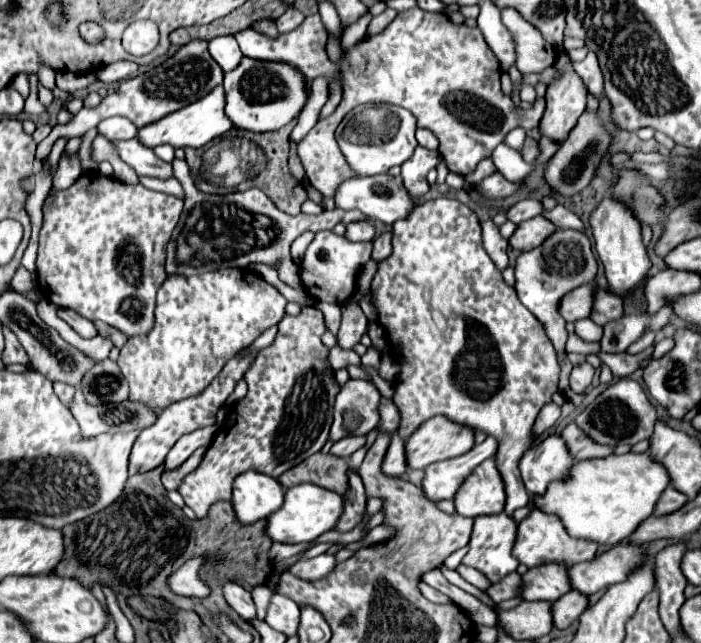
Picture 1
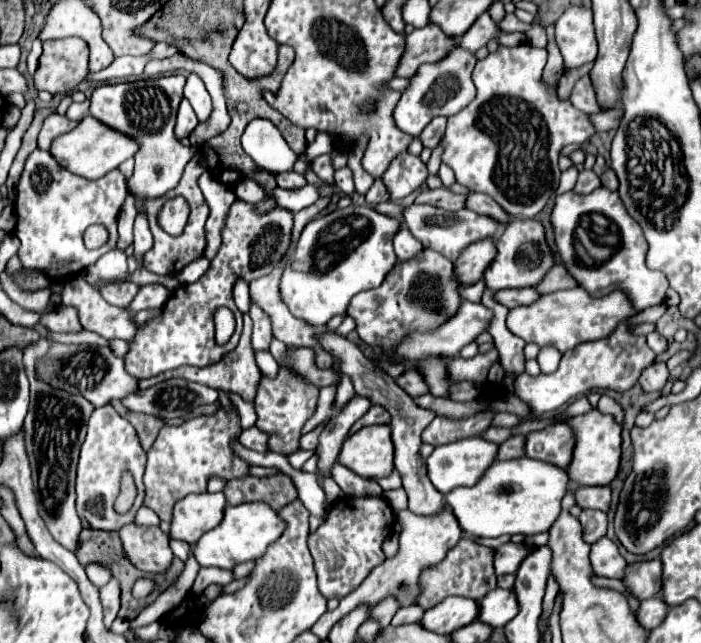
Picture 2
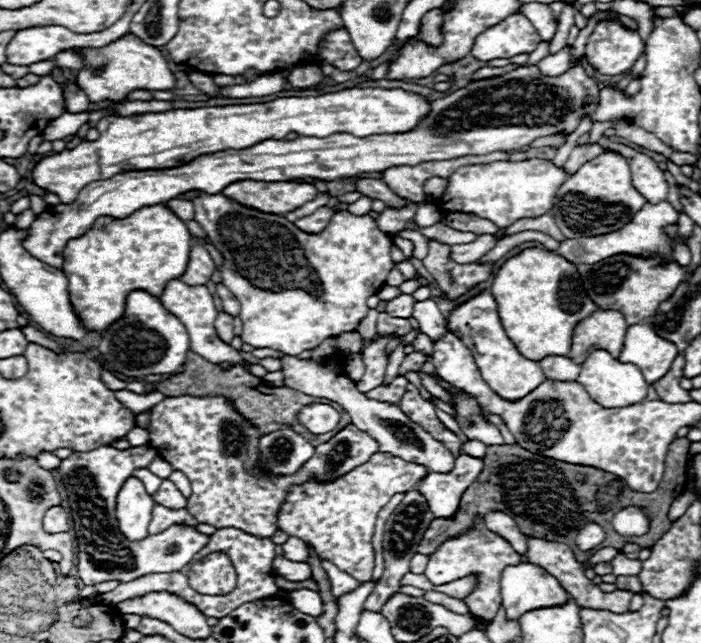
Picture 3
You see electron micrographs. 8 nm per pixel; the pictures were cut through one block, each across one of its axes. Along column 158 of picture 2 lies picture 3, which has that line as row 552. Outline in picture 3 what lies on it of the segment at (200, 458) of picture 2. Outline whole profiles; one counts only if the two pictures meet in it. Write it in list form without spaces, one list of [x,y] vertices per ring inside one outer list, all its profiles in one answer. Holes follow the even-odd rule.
[[[476,518],[470,532],[466,532],[458,538],[450,538],[450,540],[442,542],[438,546],[438,550],[428,556],[424,576],[432,584],[448,584],[448,582],[454,582],[456,578],[464,578],[464,576],[474,574],[478,578],[478,584],[464,598],[464,602],[468,604],[472,616],[482,618],[482,620],[492,620],[496,616],[498,606],[502,604],[502,598],[500,598],[500,572],[504,570],[504,564],[518,564],[520,560],[522,560],[522,556],[512,548],[512,544],[508,540],[504,540],[496,532],[488,530],[486,524],[484,524],[484,518]]]

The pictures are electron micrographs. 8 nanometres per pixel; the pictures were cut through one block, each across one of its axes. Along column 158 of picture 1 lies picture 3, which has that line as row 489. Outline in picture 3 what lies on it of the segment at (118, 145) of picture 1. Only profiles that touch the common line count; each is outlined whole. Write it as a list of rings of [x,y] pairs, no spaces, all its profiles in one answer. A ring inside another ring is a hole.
[[[164,480],[162,486],[158,488],[158,492],[154,494],[154,500],[170,510],[178,510],[178,508],[186,508],[186,498],[180,494],[180,490],[170,482]]]

